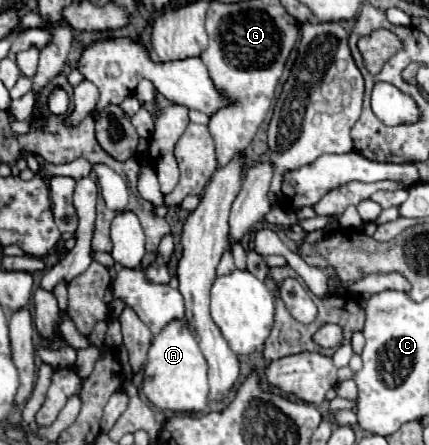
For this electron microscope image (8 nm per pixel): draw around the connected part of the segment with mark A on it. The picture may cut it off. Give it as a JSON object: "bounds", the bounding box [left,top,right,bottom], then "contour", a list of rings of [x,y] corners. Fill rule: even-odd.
{"bounds":[143,319,209,411],"contour":[[[181,319],[169,321],[159,335],[153,337],[149,347],[143,393],[161,411],[203,411],[207,407],[209,381],[207,381],[207,361],[193,339],[189,327]]]}

